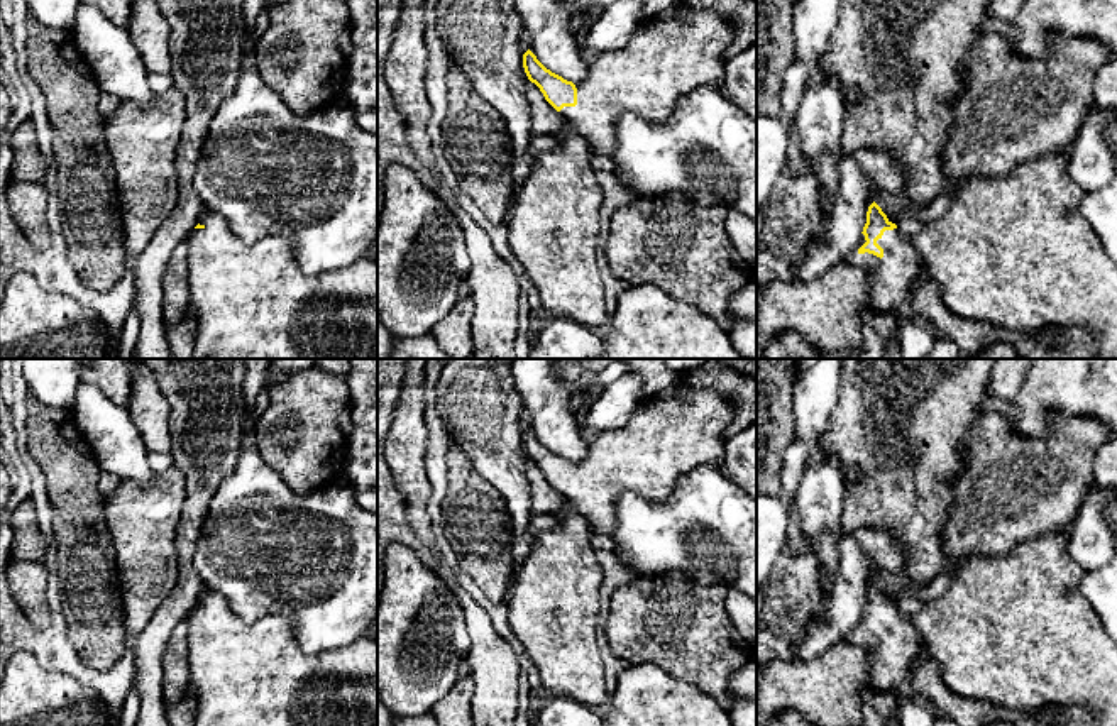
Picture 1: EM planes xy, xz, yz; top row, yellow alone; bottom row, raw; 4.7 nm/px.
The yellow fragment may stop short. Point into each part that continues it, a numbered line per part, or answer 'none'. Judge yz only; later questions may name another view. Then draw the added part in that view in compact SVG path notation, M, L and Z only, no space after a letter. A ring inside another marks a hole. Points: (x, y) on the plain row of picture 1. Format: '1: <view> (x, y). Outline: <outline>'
1: yz (894, 659). Outline: M899 608L885 609L877 623L883 628L883 636L873 633L860 633L858 628L865 623L861 613L856 624L850 630L846 641L867 653L870 684L877 696L894 696L897 711L892 712L883 724L900 726L900 706L905 701L899 690L902 684L914 680L921 665L921 640L909 616Z

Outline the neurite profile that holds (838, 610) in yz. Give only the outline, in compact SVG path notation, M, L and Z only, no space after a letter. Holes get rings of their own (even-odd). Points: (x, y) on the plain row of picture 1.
M861 530L838 536L838 569L831 589L821 594L817 609L804 623L802 640L784 655L811 662L831 645L846 640L867 602L873 569L897 572L904 565L904 550L883 531Z

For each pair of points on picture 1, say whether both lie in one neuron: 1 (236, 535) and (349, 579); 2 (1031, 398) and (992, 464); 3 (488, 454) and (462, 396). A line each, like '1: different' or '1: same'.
1: same
2: different
3: same

